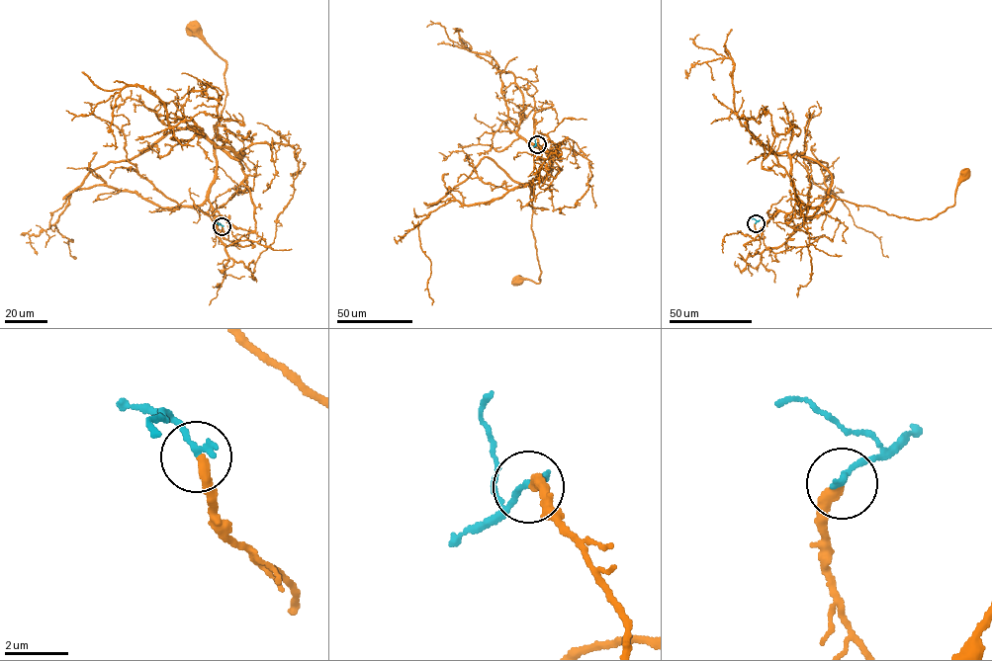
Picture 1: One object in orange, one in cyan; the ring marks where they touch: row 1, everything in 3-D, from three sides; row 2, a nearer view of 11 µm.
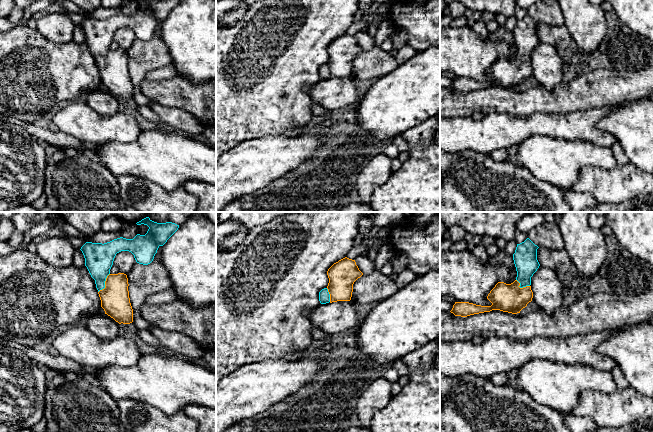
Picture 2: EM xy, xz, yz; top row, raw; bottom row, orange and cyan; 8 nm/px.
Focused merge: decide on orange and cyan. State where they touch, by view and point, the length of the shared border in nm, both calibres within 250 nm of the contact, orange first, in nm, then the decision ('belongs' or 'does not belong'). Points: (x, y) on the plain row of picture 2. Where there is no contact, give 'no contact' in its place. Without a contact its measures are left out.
contact xy (105, 59); length 180 nm; calibres 240 and 220 nm; belongs

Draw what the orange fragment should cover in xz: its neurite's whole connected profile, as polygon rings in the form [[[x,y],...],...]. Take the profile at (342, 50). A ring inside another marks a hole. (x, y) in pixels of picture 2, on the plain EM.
[[[347,33],[334,39],[327,47],[328,62],[319,68],[321,80],[337,77],[350,77],[354,58],[363,49],[359,46],[355,36]]]

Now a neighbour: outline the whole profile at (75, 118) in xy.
[[[71,101],[56,108],[52,121],[58,130],[83,143],[92,143],[97,146],[108,142],[134,142],[141,133],[134,112],[121,110],[112,116],[102,116],[84,101]]]

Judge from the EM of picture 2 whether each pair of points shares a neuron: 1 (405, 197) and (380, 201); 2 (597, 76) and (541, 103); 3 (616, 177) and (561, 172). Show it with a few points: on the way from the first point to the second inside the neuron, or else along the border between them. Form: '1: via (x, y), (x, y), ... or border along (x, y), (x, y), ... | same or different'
1: via (399, 201), (386, 201) | same
2: via (586, 91), (556, 101) | same
3: border along (602, 168), (585, 167), (568, 189) | different

